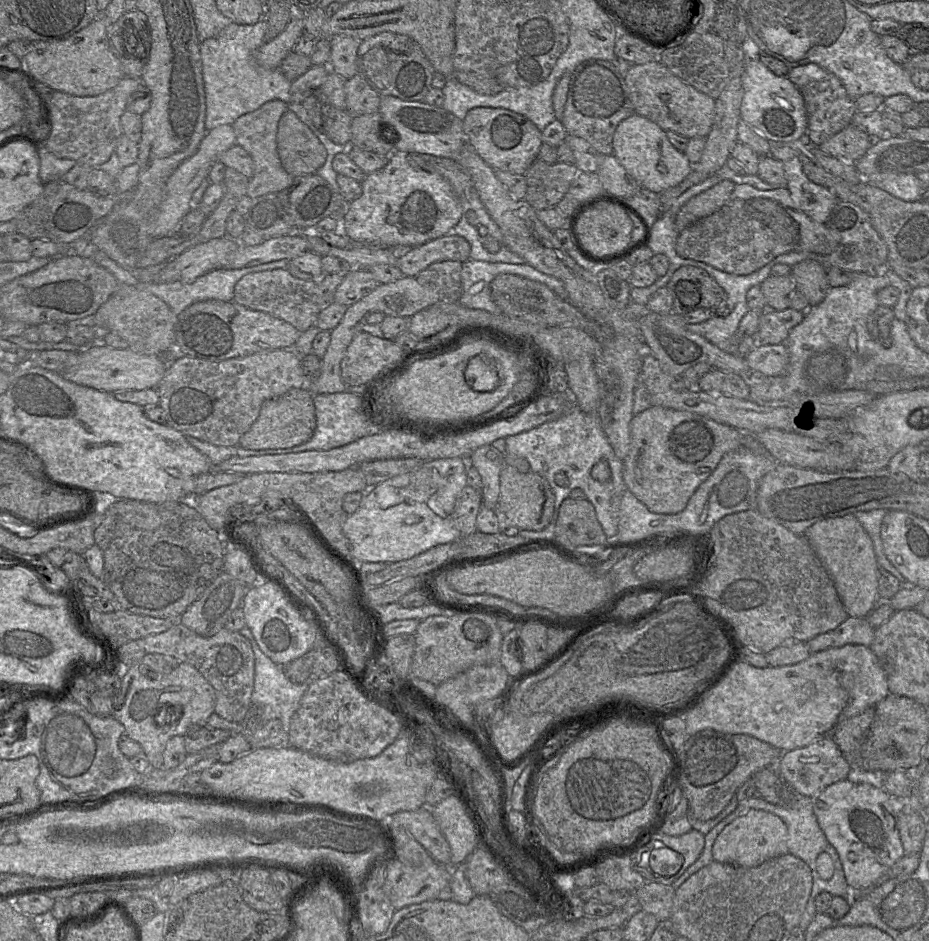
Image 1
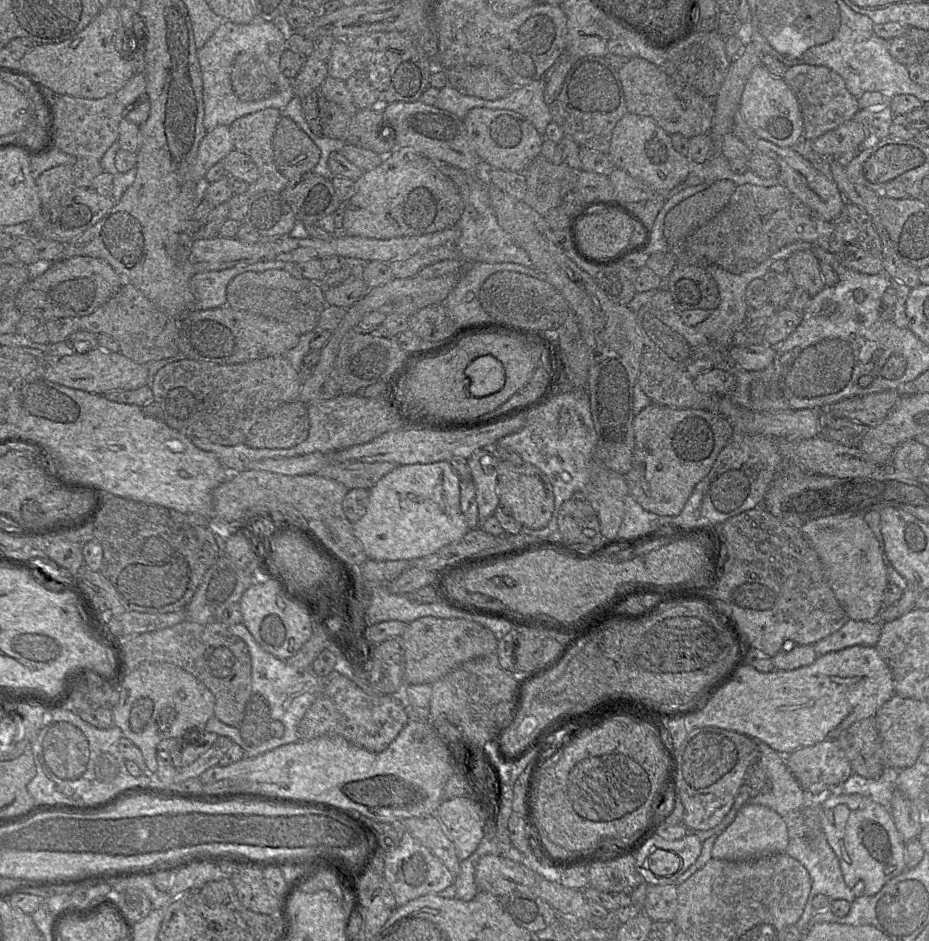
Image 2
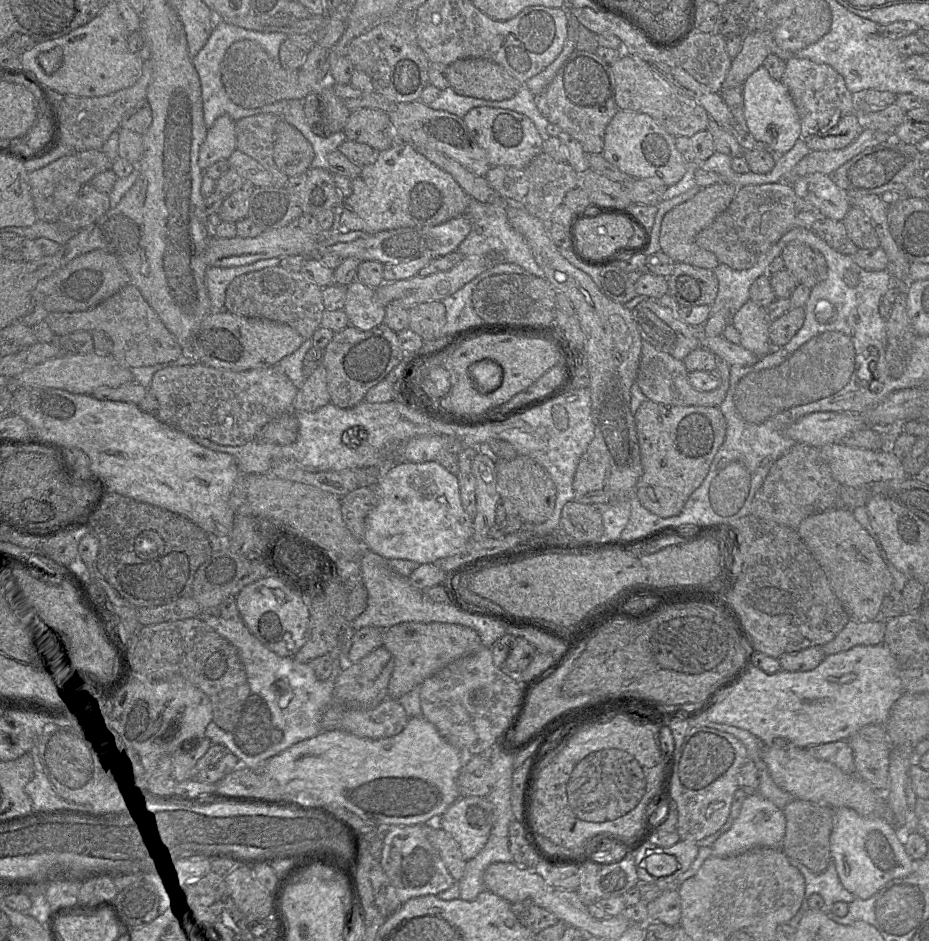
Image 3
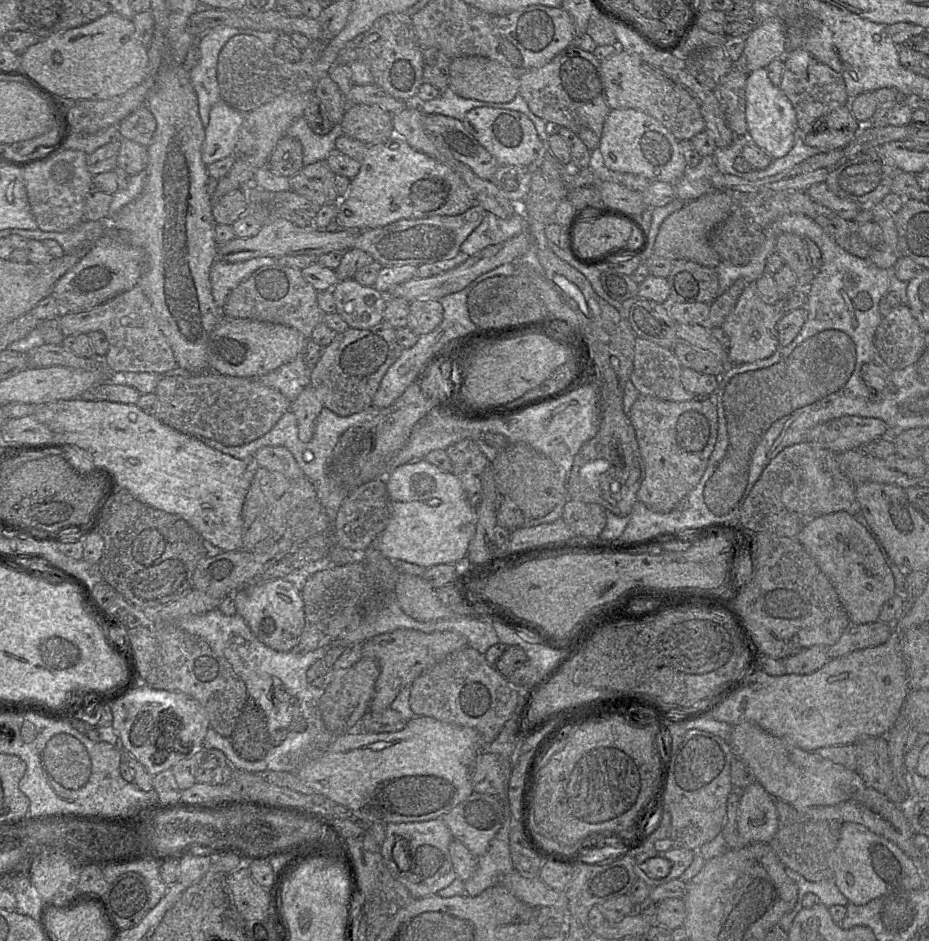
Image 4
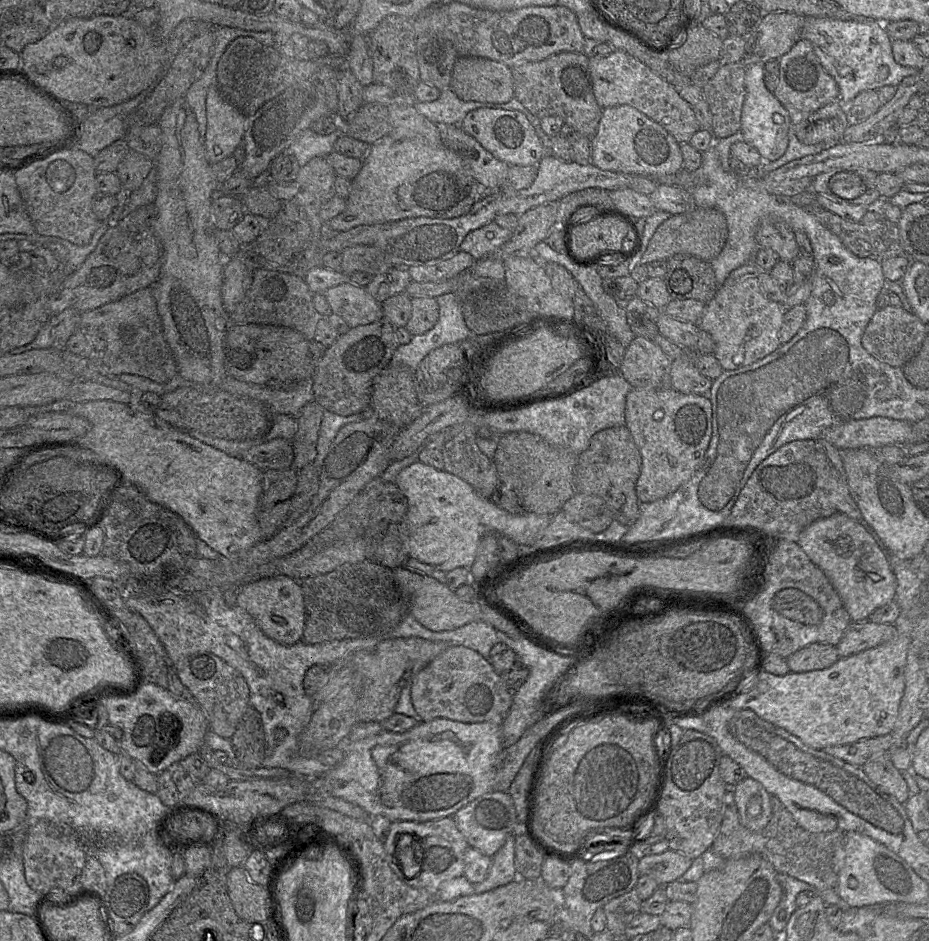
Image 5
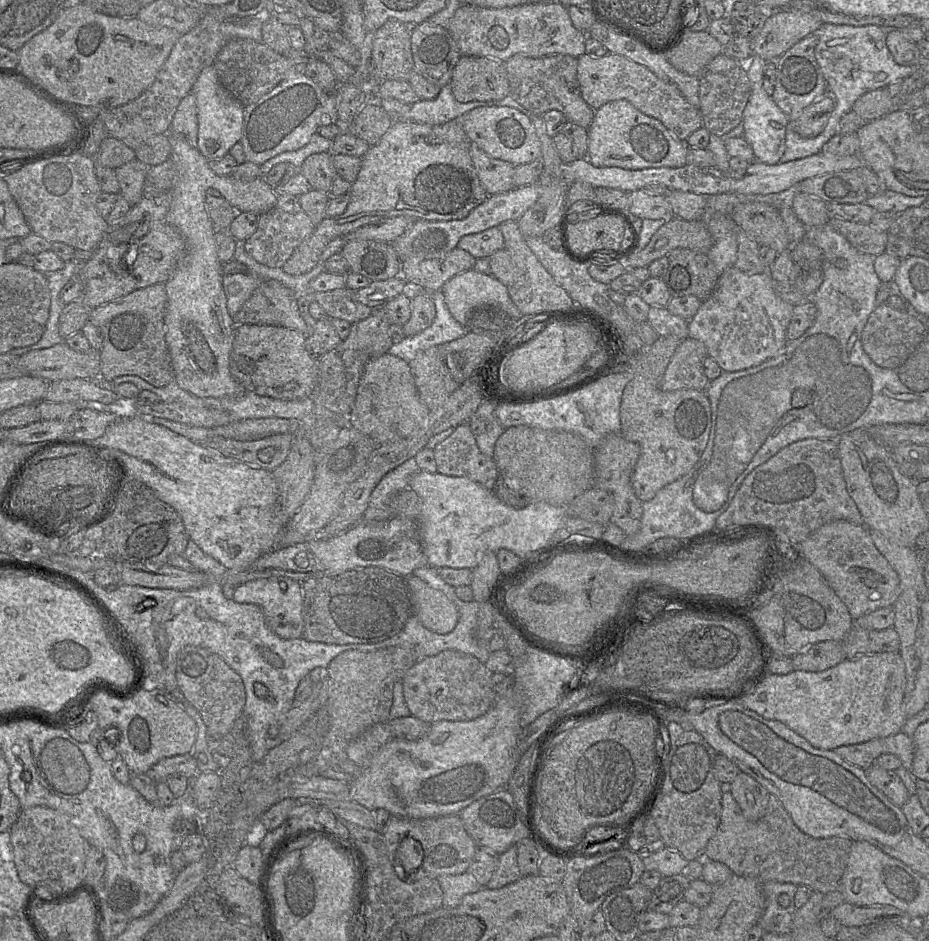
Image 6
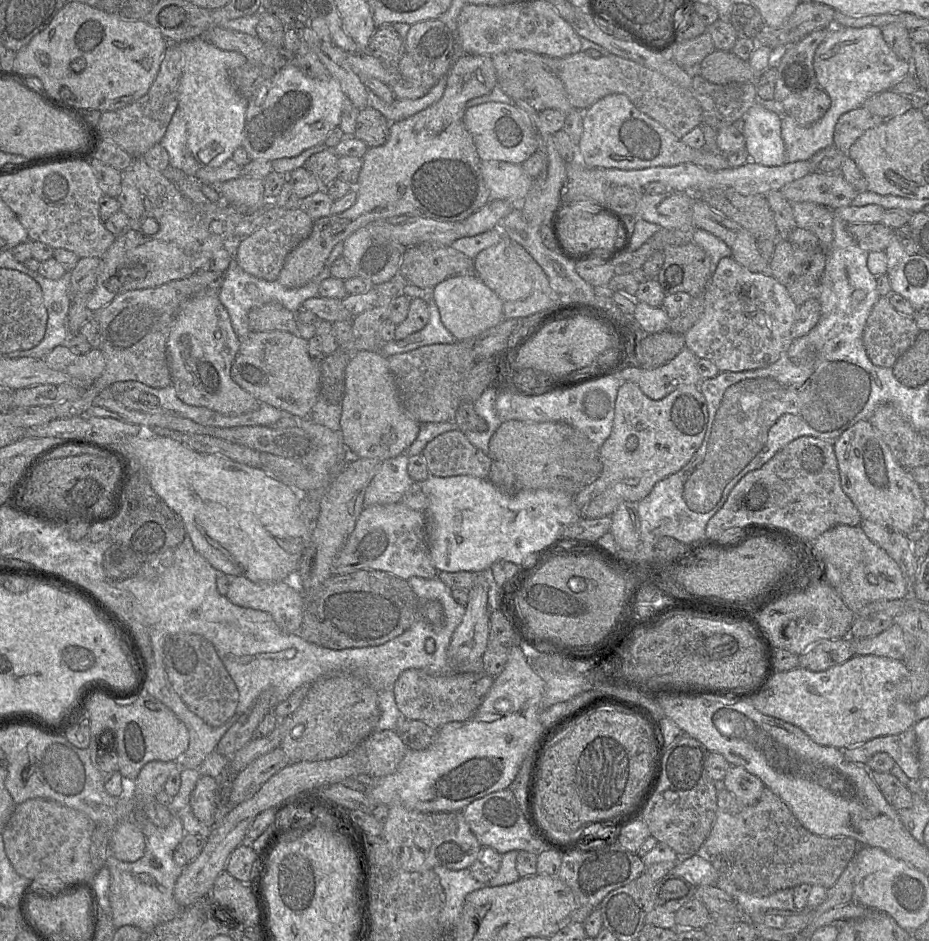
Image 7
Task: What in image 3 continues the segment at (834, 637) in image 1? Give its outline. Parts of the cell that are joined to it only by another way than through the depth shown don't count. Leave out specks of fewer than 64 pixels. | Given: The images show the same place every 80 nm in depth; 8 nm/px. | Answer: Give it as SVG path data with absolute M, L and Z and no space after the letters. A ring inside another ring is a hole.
M882 618L869 622L849 621L830 642L822 646L825 655L832 655L858 645L872 646L884 642L886 620Z

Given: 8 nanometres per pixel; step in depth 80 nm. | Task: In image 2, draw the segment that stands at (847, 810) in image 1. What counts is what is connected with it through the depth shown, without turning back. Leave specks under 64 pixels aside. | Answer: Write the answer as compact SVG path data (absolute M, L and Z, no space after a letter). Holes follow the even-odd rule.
M831 791L820 798L820 823L827 841L836 854L846 885L859 895L873 896L892 878L907 870L906 842L901 838L890 811L872 799L843 791Z

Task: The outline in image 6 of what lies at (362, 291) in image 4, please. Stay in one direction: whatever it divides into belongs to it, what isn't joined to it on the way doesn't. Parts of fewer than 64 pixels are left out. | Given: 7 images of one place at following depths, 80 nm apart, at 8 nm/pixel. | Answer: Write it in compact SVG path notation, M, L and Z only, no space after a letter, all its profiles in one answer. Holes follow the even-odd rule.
M343 288L315 293L313 301L320 304L328 318L338 318L350 324L366 319L374 311L356 298L356 291Z

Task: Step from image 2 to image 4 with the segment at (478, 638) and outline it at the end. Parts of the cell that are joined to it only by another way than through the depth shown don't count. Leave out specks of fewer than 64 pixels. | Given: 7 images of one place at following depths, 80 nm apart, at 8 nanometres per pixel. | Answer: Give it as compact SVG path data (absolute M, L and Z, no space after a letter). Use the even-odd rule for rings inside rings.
M397 629L364 642L362 658L375 660L380 668L368 711L380 713L386 710L400 691L410 687L413 681L423 672L445 659L451 653L465 647L467 647L467 639L459 633L451 631L424 633L411 629Z

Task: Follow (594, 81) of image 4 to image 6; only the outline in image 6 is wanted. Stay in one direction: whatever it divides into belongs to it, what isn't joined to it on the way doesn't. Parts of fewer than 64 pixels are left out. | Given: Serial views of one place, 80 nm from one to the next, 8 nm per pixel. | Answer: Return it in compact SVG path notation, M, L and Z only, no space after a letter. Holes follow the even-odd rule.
M514 55L504 62L509 82L509 95L532 114L542 116L547 111L557 110L567 121L588 129L595 110L581 96L577 64L577 58L569 55L544 57Z

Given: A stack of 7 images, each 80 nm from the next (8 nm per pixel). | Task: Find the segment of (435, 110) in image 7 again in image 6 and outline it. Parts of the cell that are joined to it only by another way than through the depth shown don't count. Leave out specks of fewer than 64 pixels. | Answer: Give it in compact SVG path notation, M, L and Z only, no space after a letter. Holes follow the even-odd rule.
M460 56L453 69L449 86L458 102L495 101L509 95L504 65L486 57ZM461 120L429 125L418 122L394 122L386 134L361 158L362 166L357 179L352 183L349 204L344 213L325 217L312 234L302 242L285 262L282 269L293 276L311 271L318 263L326 246L335 238L346 238L353 231L393 217L405 216L428 221L448 221L465 218L488 196L482 186L470 156L470 140Z

